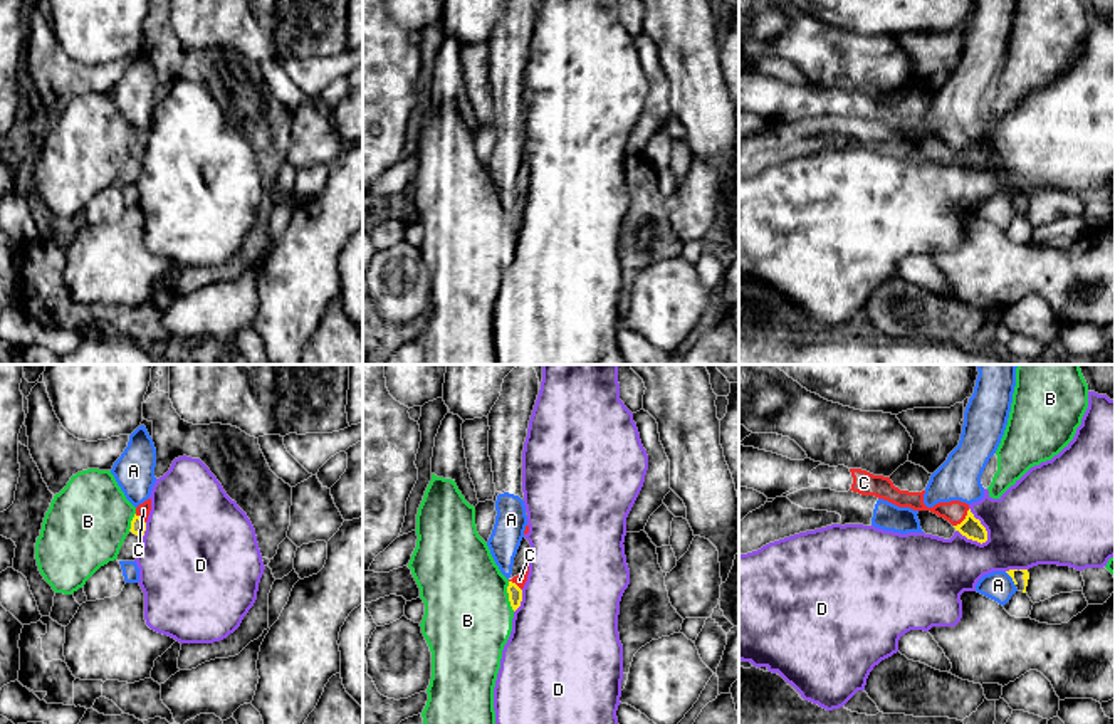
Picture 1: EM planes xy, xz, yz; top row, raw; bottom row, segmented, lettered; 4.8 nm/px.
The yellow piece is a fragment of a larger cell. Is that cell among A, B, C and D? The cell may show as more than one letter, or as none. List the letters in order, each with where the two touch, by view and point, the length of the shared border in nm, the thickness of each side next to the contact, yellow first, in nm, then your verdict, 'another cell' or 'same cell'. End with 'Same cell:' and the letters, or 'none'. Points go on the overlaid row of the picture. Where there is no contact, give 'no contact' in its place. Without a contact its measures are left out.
A: meets yellow in yz at (1011, 577); contact 90 nm long; 30 nm thick on the yellow side, 140 nm on the other; another cell
B: meets yellow in xz at (509, 597); contact 150 nm long; 70 nm thick on the yellow side, 420 nm on the other; another cell
C: meets yellow in yz at (964, 519); contact 120 nm long; 100 nm thick on the yellow side, 110 nm on the other; same cell
D: meets yellow in yz at (983, 526); contact 190 nm long; 100 nm thick on the yellow side, 400 nm on the other; another cell
Same cell: C

